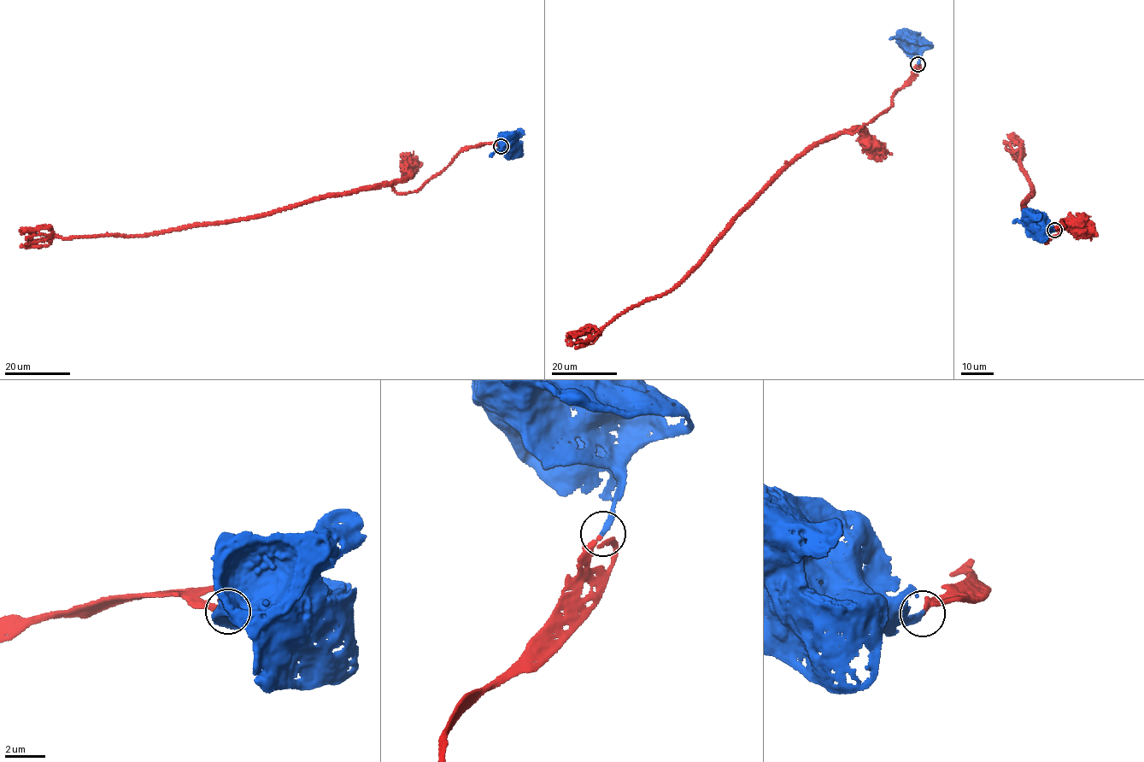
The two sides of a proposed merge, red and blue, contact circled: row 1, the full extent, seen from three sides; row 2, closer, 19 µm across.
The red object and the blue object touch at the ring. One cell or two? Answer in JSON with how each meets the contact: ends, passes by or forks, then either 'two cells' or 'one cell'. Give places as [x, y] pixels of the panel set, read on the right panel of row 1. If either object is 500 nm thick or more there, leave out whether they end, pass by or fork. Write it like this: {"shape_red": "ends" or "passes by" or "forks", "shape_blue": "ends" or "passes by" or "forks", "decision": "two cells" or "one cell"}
{"shape_red": "ends", "shape_blue": "ends", "decision": "one cell"}

